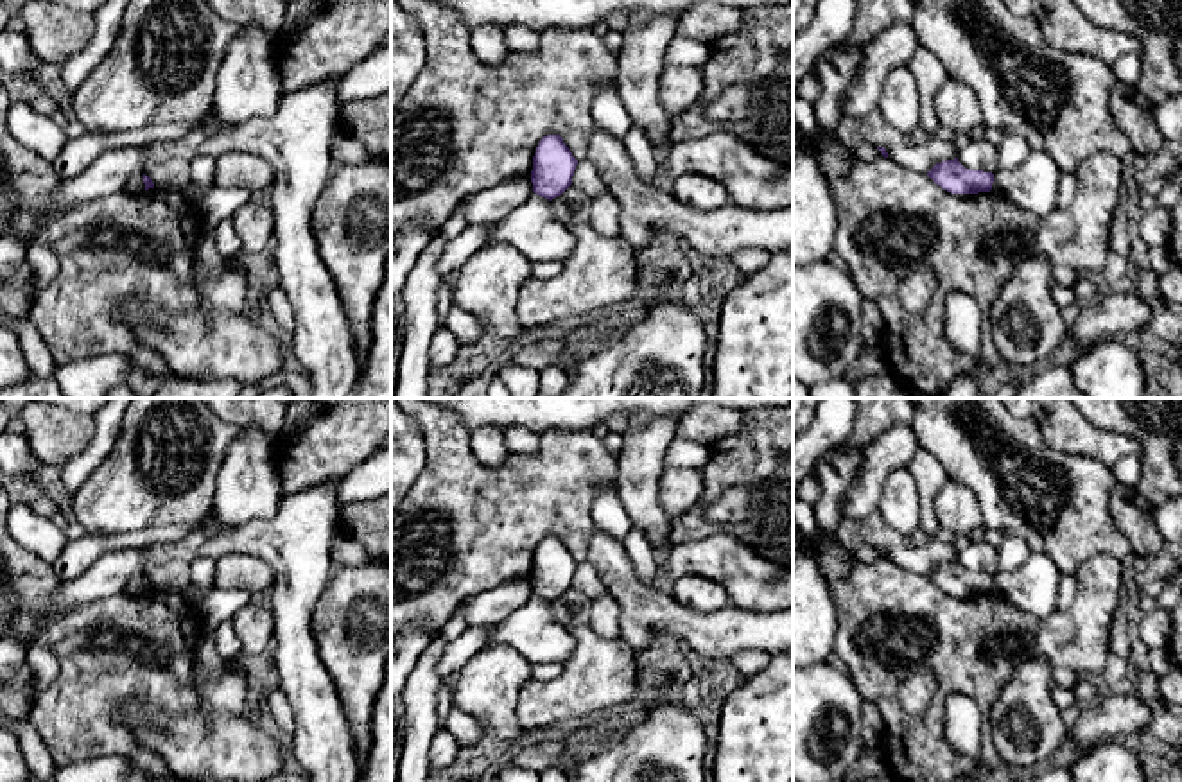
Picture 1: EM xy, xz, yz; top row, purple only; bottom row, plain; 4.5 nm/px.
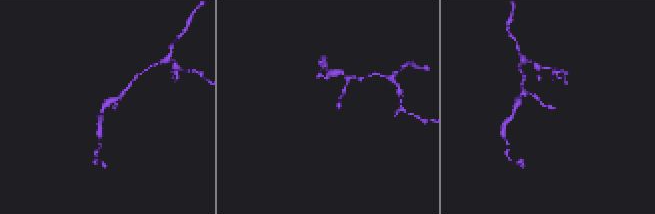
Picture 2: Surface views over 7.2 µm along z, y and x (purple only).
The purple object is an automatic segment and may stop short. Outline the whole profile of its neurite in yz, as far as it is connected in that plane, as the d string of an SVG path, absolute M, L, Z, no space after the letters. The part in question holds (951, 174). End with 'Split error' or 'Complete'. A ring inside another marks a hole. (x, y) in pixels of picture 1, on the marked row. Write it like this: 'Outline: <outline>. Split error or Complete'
Outline: M958 158L936 163L927 176L951 194L990 192L994 183L992 172L965 169Z. Complete

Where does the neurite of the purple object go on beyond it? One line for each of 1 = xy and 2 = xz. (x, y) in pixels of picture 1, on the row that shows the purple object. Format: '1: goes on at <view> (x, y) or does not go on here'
1: does not go on here
2: does not go on here

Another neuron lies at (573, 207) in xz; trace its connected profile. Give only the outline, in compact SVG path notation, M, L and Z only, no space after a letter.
M570 185L563 194L551 201L552 215L567 224L588 224L592 212L592 199L578 187Z

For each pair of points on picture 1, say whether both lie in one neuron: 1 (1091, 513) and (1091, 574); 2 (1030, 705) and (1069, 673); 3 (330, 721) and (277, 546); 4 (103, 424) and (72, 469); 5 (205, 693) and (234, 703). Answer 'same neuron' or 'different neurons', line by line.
1: different neurons
2: different neurons
3: same neuron
4: same neuron
5: same neuron

